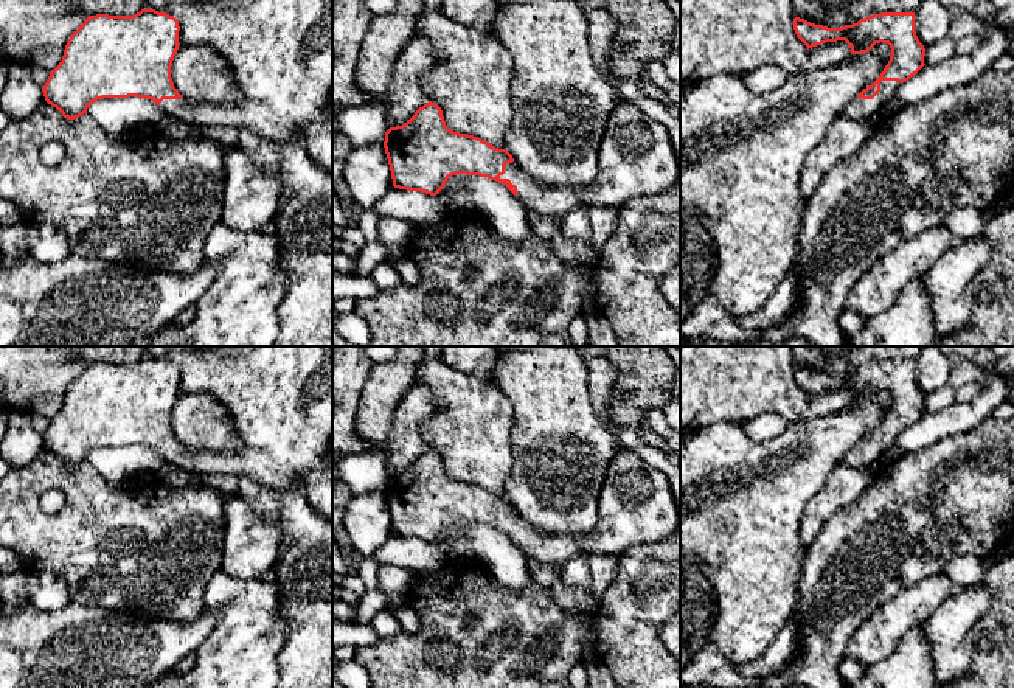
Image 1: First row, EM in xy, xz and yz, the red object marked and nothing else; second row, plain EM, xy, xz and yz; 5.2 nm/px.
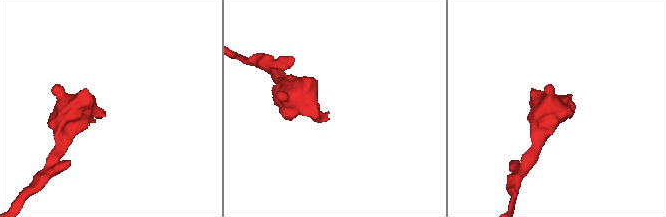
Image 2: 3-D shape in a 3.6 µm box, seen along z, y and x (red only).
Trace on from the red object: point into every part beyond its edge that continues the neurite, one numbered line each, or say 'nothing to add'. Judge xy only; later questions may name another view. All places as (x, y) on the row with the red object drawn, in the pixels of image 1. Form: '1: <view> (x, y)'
1: xy (280, 50)

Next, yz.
1: yz (829, 13)

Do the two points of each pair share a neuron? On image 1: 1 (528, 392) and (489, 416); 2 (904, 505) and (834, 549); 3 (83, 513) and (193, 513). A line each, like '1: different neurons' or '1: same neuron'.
1: different neurons
2: same neuron
3: same neuron

